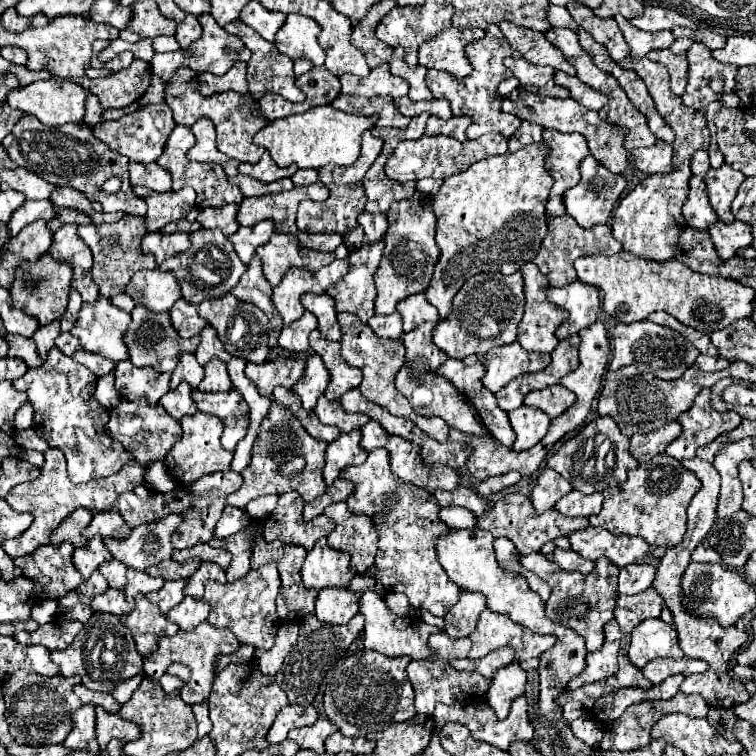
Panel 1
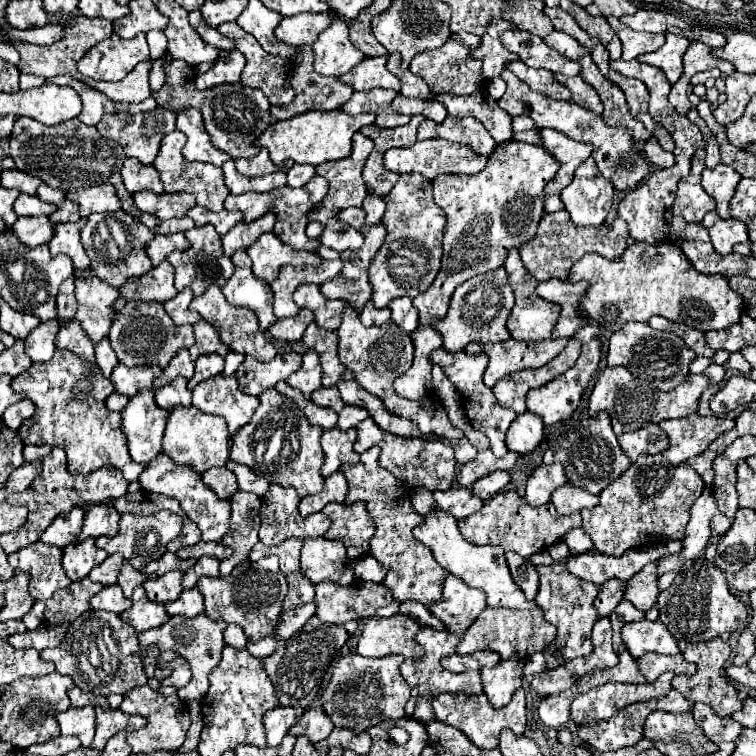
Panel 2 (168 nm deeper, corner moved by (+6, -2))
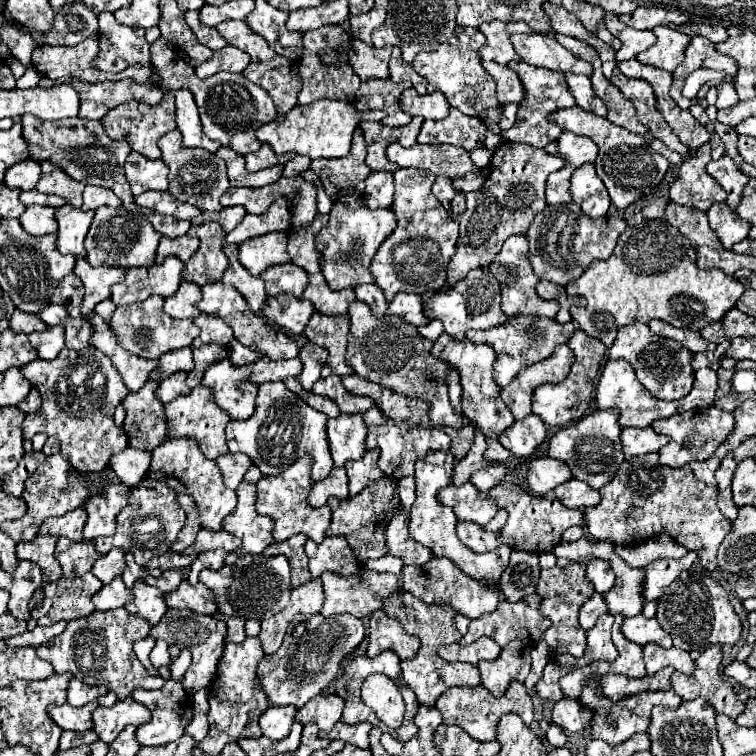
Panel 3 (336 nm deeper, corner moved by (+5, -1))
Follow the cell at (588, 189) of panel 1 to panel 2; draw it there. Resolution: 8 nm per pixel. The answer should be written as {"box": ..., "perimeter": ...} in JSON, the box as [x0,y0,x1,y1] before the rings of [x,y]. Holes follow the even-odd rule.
{"box":[560,158,614,226],"perimeter":[[[588,158],[576,172],[574,172],[574,180],[570,186],[564,188],[564,192],[560,194],[564,208],[570,214],[570,220],[578,226],[600,226],[606,218],[606,214],[612,208],[612,198],[614,198],[614,186],[598,172],[596,162],[592,158]]]}

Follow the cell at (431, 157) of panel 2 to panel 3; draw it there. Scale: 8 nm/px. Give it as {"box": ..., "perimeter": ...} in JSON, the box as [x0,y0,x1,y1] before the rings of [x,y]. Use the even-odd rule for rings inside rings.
{"box":[387,145,477,177],"perimeter":[[[419,145],[413,147],[387,147],[389,161],[397,163],[399,167],[415,167],[427,169],[439,177],[463,177],[469,171],[477,171],[467,157],[467,151],[455,145]]]}

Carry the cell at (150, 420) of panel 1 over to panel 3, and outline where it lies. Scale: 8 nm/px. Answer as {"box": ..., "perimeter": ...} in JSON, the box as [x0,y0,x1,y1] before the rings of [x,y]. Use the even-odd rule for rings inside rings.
{"box":[123,381,167,451],"perimeter":[[[147,381],[139,391],[129,393],[123,399],[125,407],[125,431],[129,445],[137,449],[153,451],[163,439],[167,439],[167,419],[163,403],[155,397],[157,381]]]}

